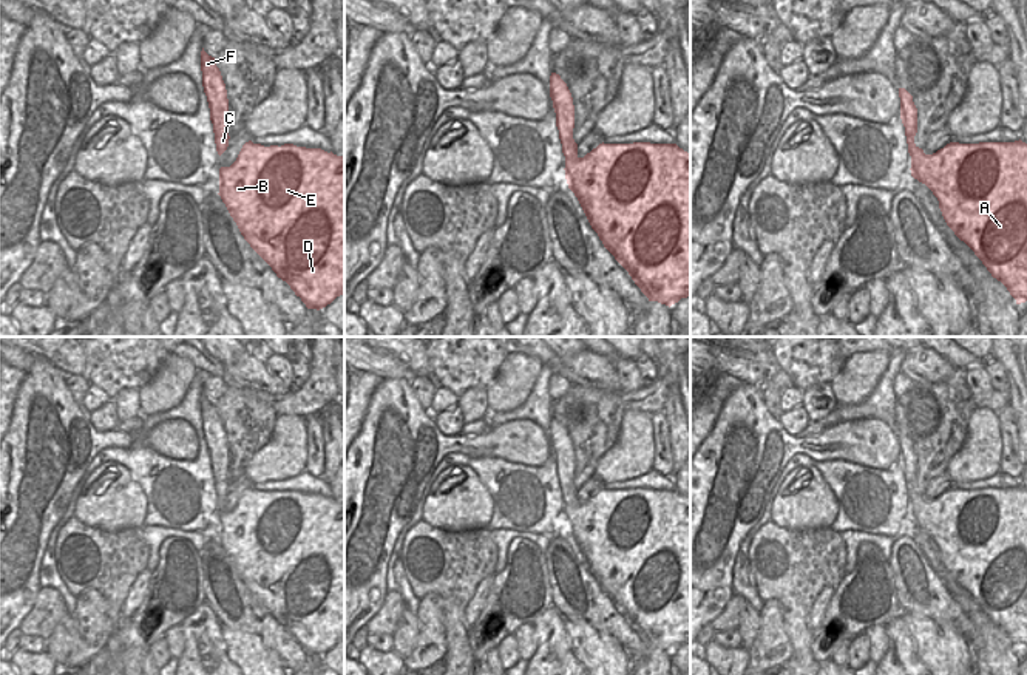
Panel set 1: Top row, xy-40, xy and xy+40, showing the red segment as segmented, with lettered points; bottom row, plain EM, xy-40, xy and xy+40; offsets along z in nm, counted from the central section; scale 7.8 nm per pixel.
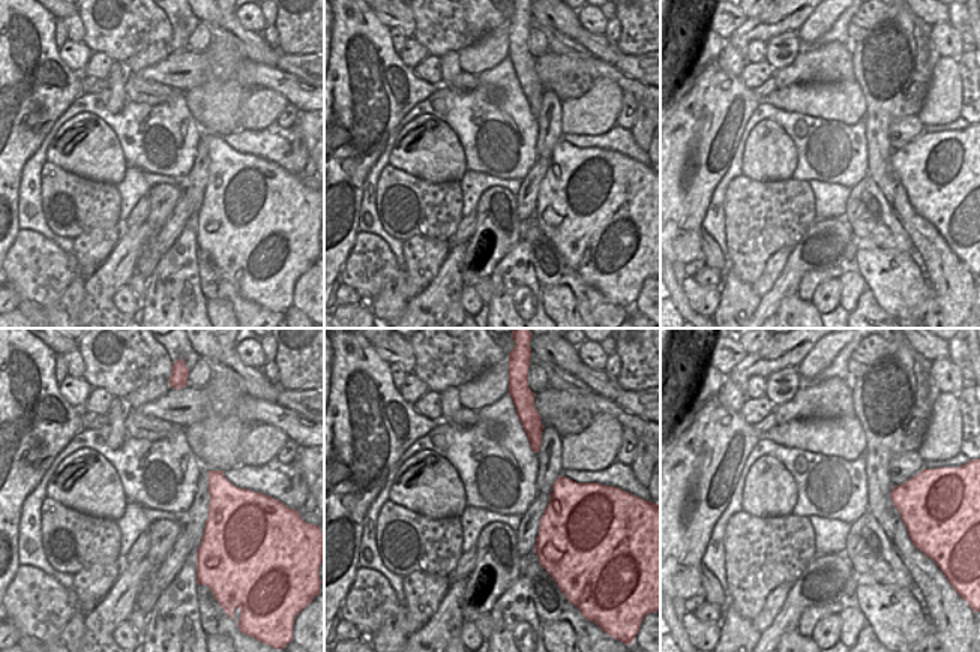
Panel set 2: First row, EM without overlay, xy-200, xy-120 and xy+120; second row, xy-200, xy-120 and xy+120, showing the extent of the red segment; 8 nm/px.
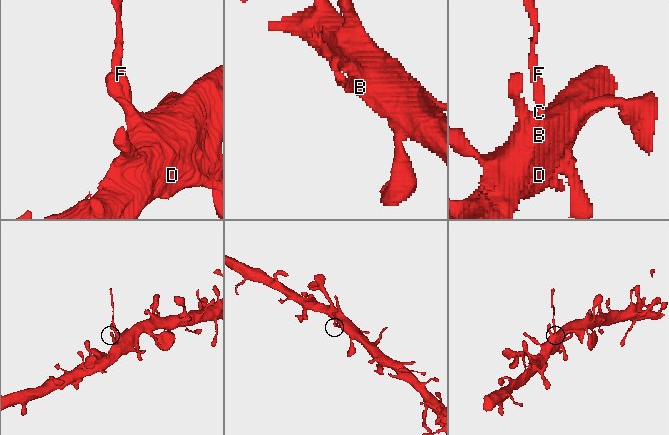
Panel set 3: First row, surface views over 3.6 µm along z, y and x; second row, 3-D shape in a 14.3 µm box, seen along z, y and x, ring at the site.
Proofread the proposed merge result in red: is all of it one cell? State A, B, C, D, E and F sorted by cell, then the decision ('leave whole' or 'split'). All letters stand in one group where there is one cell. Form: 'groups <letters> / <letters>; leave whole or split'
groups A B D E / C F; split

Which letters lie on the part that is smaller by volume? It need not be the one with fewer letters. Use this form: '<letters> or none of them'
C, F

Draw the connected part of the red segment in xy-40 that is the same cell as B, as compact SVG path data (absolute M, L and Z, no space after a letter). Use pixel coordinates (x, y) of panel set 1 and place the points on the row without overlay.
M246 488L230 513L219 514L219 539L230 562L236 568L241 581L250 593L272 613L278 624L286 627L297 643L306 650L307 655L323 655L330 650L337 643L344 641L344 502L327 499L321 494L297 493L284 490L281 493Z

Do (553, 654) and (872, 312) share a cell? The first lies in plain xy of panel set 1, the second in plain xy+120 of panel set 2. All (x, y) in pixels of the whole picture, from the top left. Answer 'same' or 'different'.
same

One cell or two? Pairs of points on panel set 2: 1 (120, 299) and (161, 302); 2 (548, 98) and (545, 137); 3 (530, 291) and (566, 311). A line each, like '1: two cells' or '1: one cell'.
1: two cells
2: one cell
3: two cells

